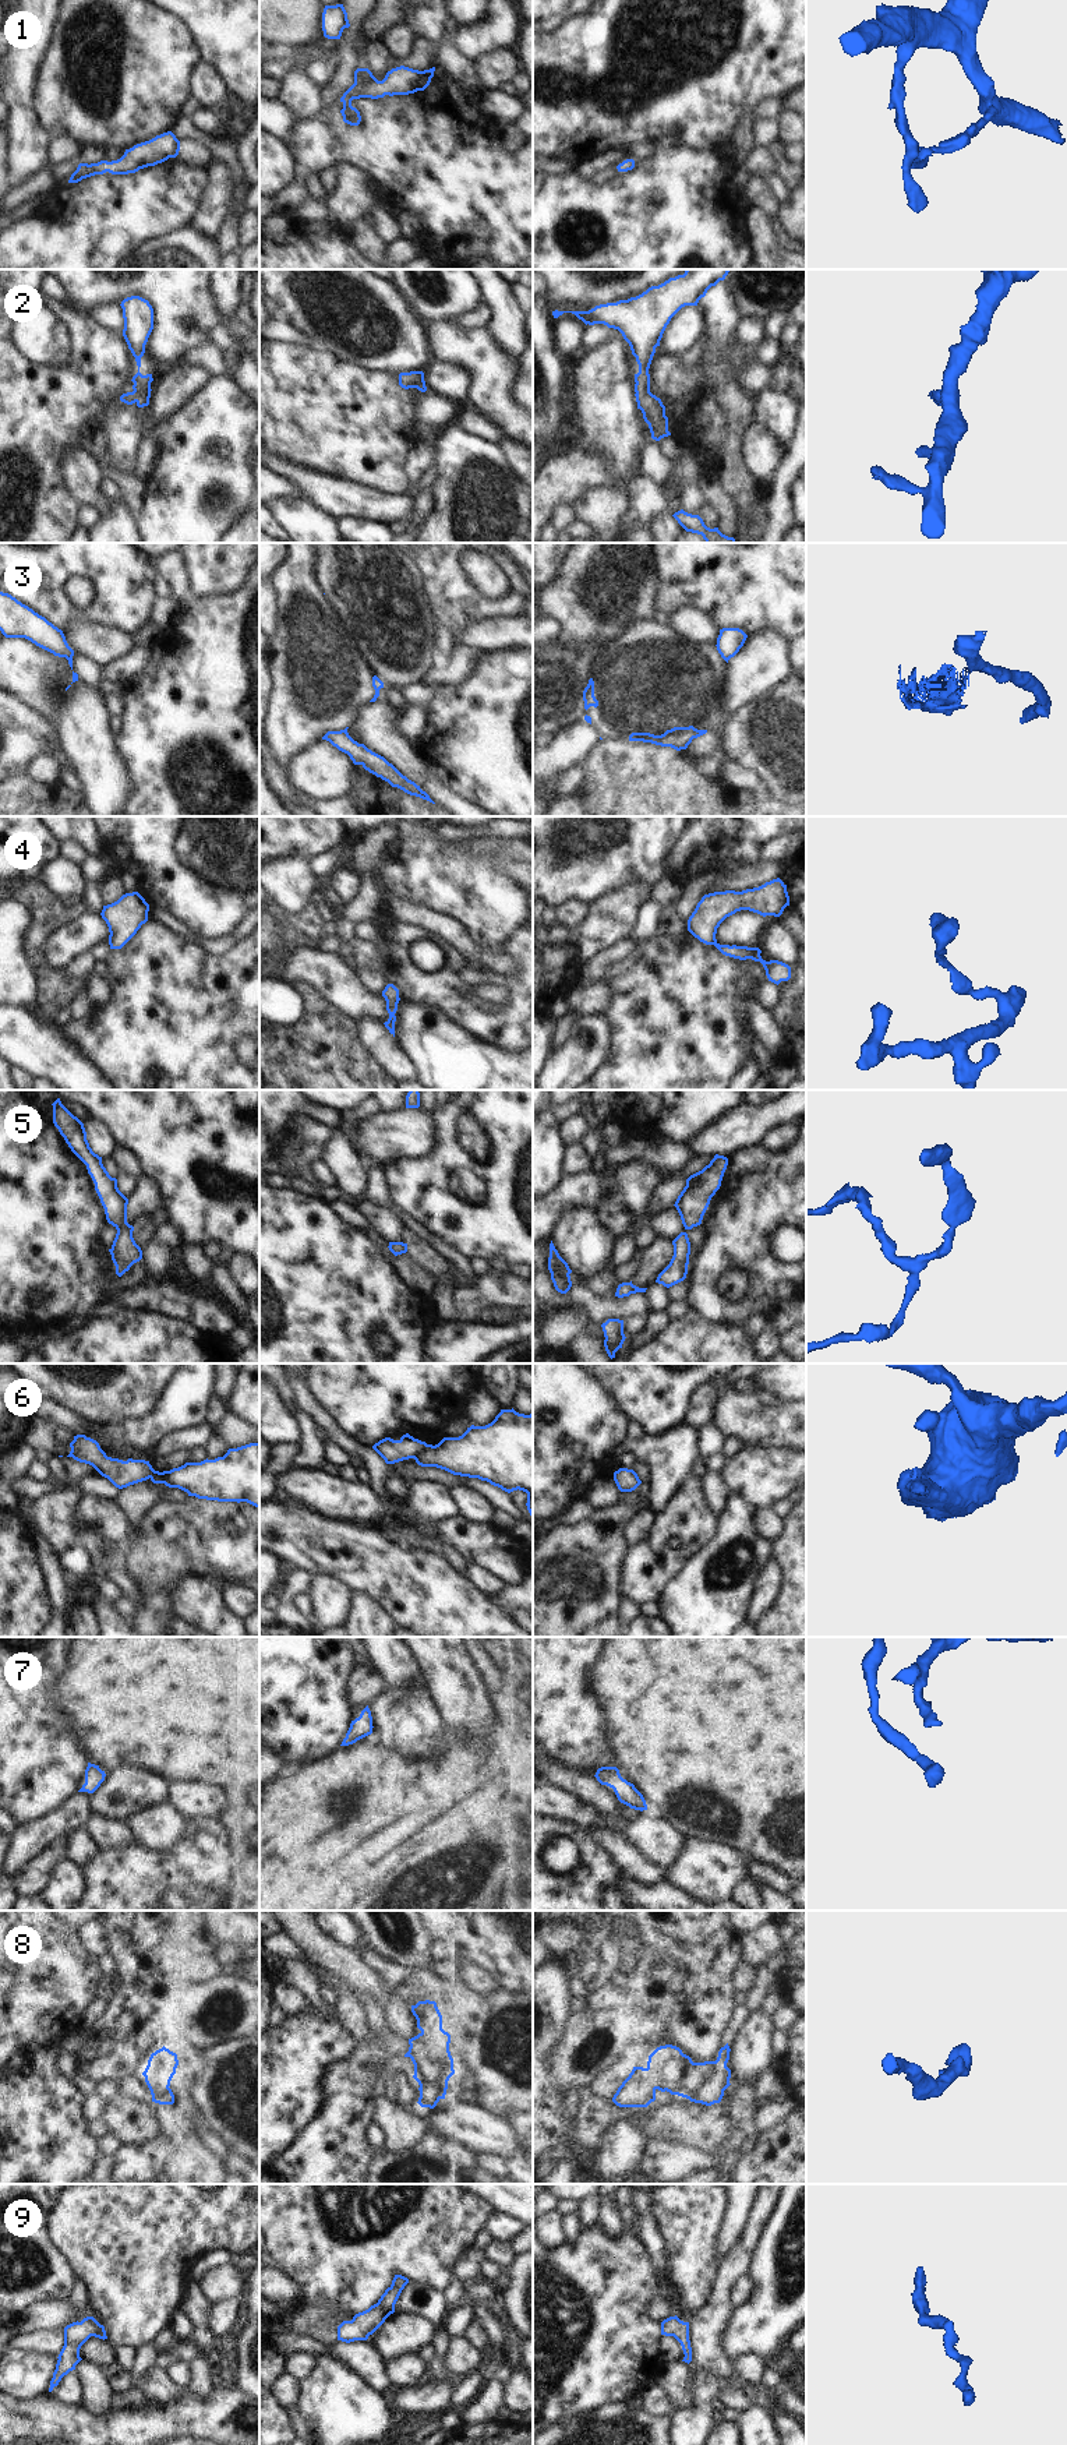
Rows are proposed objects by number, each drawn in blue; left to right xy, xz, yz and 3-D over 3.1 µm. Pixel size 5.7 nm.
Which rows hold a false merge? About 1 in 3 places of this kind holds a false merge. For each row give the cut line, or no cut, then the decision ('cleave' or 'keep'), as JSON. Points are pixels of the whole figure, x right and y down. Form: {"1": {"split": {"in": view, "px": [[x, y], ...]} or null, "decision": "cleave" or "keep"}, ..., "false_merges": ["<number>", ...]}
{"1": {"split": null, "decision": "keep"}, "2": {"split": null, "decision": "keep"}, "3": {"split": {"in": "xy", "px": [[71, 655], [66, 658]]}, "decision": "cleave"}, "4": {"split": null, "decision": "keep"}, "5": {"split": null, "decision": "keep"}, "6": {"split": {"in": "xz", "px": [[428, 1445], [414, 1459]]}, "decision": "cleave"}, "7": {"split": null, "decision": "keep"}, "8": {"split": null, "decision": "keep"}, "9": {"split": null, "decision": "keep"}, "false_merges": ["3", "6"]}

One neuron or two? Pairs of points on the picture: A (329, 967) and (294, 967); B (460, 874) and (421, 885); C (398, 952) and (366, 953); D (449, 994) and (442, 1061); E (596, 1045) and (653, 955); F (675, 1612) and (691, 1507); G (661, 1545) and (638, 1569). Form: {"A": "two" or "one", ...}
{"A": "one", "B": "one", "C": "two", "D": "two", "E": "two", "F": "two", "G": "one"}

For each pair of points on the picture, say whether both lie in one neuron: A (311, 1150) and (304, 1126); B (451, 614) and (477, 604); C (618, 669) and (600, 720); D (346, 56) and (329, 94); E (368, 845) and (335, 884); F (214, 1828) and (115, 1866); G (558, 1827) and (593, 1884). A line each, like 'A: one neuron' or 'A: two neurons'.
A: two neurons
B: one neuron
C: one neuron
D: one neuron
E: two neurons
F: one neuron
G: one neuron

